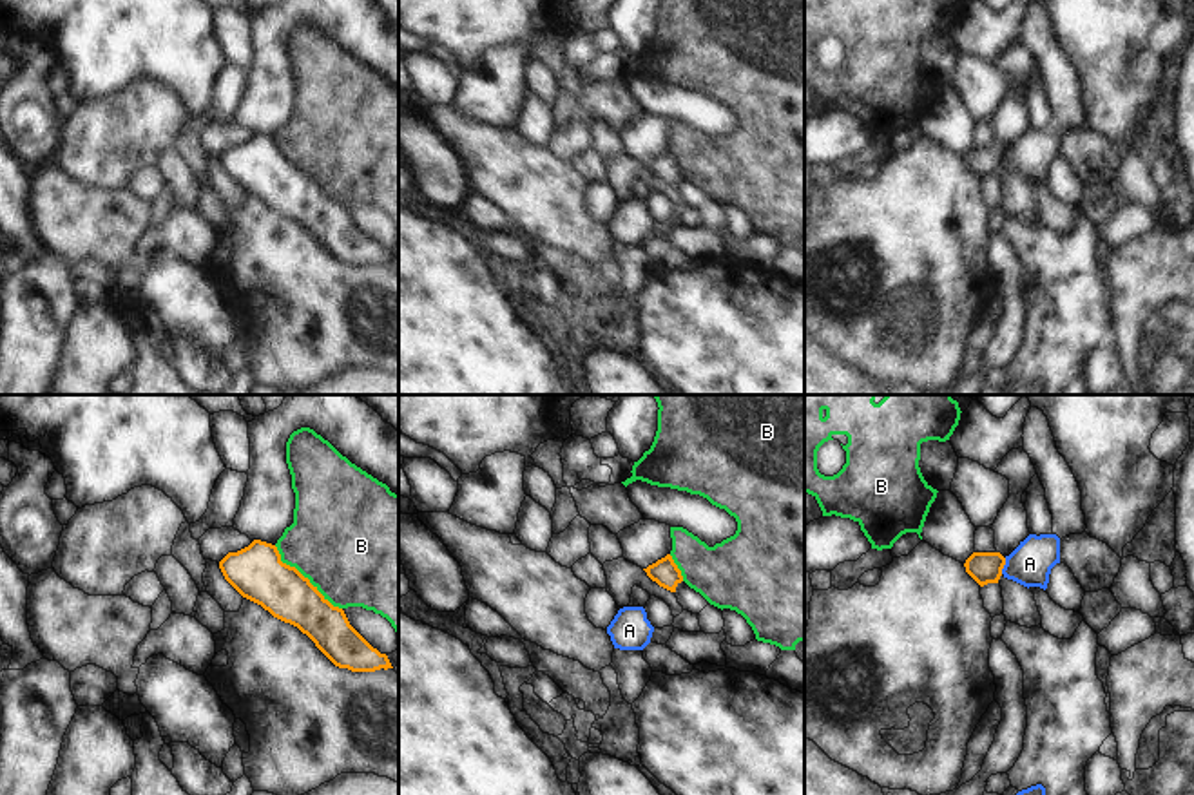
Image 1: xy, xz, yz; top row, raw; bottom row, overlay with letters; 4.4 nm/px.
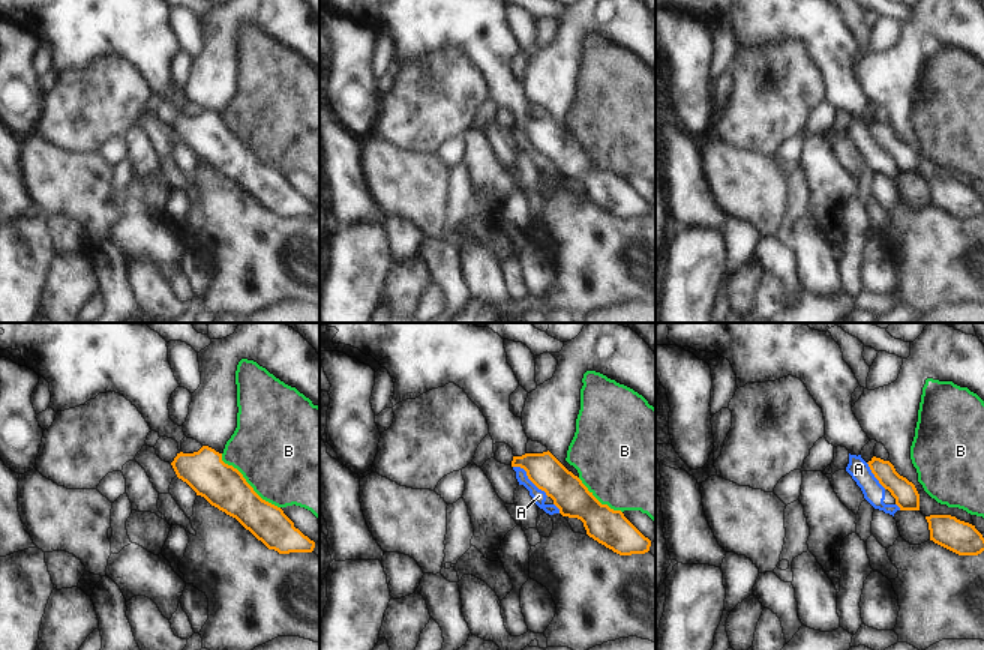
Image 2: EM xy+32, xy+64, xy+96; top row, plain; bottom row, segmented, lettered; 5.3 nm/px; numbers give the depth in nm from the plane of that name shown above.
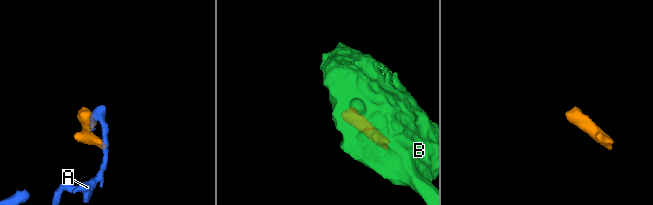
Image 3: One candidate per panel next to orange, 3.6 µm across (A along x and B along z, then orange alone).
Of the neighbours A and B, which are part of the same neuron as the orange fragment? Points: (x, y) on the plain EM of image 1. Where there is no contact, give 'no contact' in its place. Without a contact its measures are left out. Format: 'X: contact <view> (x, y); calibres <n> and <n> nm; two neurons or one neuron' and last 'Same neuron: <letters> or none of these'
A: contact yz (1004, 158); calibres 140 and 190 nm; two neurons
B: contact xy (303, 171); calibres 240 and 480 nm; two neurons
Same neuron: none of these

